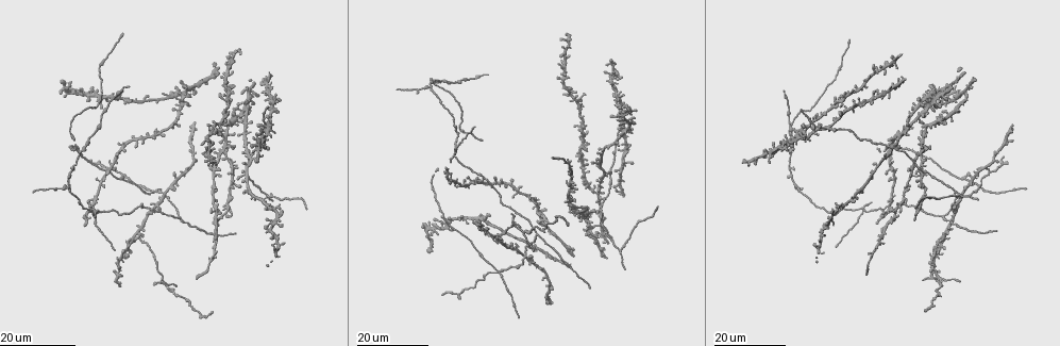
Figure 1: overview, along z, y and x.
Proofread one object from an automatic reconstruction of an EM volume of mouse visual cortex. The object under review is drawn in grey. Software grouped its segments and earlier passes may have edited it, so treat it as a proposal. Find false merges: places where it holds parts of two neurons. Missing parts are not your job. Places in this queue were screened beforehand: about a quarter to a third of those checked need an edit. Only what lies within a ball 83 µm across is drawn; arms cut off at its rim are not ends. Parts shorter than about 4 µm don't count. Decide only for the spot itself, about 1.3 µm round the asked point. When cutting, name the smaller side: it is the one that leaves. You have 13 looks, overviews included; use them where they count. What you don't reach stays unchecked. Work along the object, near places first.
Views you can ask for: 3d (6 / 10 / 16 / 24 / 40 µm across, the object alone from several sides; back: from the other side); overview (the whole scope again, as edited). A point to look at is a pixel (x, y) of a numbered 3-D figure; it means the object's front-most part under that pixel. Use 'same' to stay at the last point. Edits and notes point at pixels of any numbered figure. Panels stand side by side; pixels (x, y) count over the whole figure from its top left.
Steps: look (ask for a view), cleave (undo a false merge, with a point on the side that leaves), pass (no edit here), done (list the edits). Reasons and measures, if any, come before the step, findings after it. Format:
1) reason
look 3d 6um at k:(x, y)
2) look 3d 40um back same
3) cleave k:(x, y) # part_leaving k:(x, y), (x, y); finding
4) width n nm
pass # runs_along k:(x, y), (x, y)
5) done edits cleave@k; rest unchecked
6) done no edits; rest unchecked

thin arm on a thick one
look 3d 16um at 1:(139, 188)

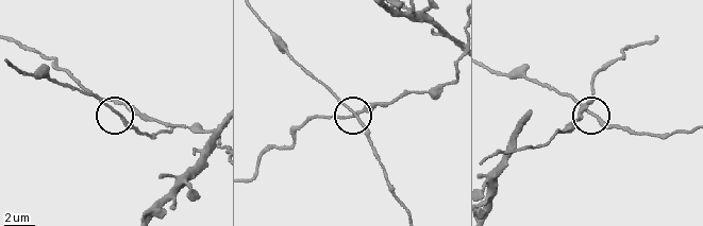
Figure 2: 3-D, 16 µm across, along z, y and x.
look 3d 6um at 2:(348, 110)

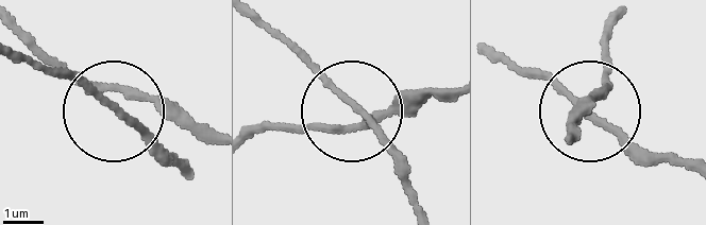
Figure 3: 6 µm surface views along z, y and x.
width 190 nm
pass # runs_along 3:(453, 90), (331, 123), (264, 123); one neuron here

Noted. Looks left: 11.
sudden change in width
look 3d 16um at 1:(501, 201)

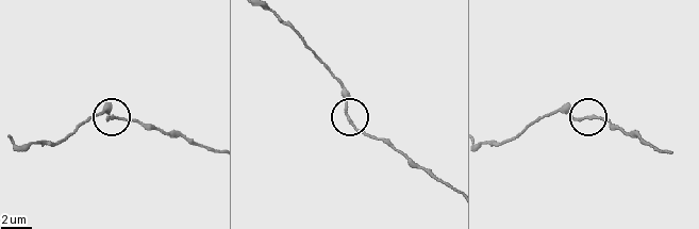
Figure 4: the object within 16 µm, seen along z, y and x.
look 3d 6um at 4:(347, 107)

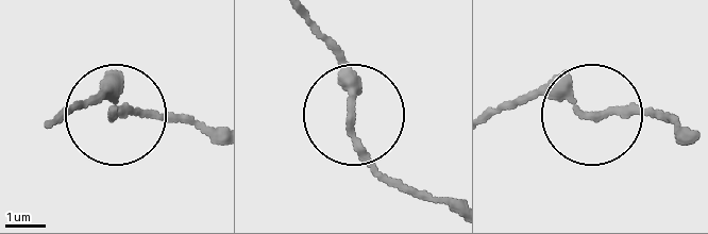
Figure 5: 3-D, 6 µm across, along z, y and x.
pass # one neuron here

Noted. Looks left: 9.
three arms meet
look 3d 16um at 1:(535, 236)

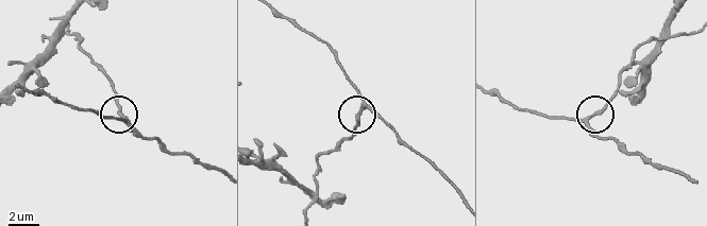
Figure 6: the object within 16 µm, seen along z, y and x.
look 3d 10um at 6:(586, 120)

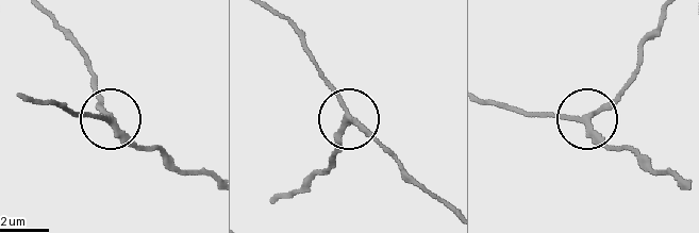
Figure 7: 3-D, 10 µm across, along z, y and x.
side_arm 24 um
pass # runs_along 7:(281, 18), (345, 110), (389, 151); all the same neuron

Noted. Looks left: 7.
look 3d 24um at 1:(135, 236)

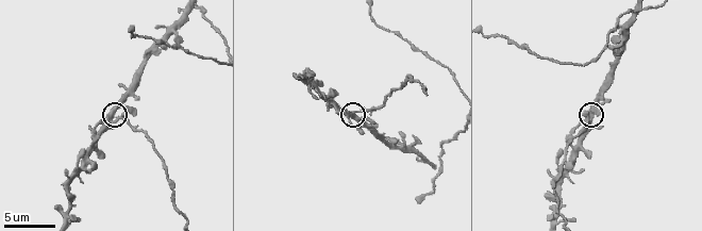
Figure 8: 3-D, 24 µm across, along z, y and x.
look 3d 10um at 8:(587, 115)

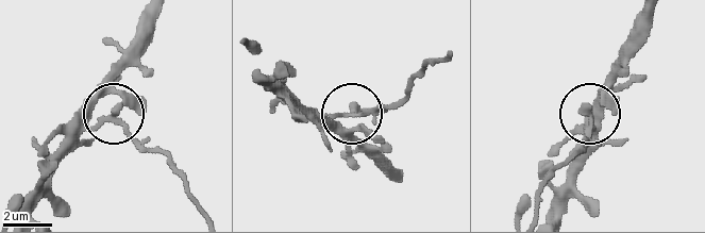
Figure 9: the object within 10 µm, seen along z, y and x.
cleave 9:(146, 139) # part_leaving 9:(115, 119), (162, 150), (201, 211); a second neuron is stuck on

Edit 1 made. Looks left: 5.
three arms meet
look 3d 16um at 1:(428, 88)

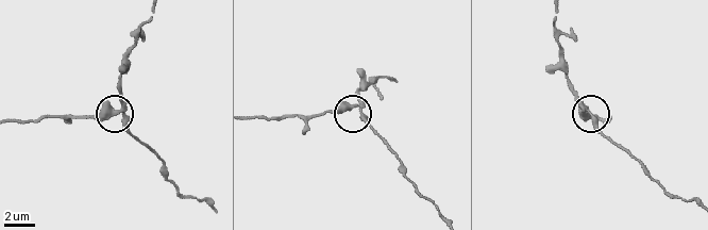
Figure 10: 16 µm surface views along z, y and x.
look 3d 10um at 10:(113, 109)

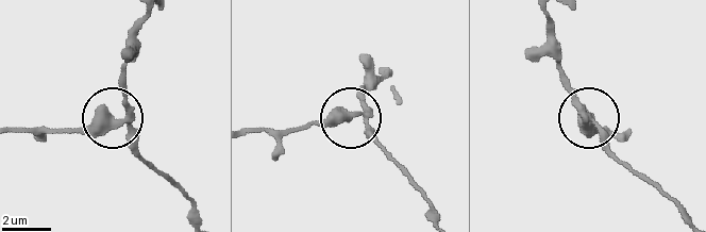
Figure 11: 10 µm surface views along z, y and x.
width 360 nm
cleave 11:(95, 126) # part_leaving 11:(128, 114), (74, 130), (14, 130); two neurons meet here

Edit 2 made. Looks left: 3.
a fork
look 3d 24um at 1:(80, 151)

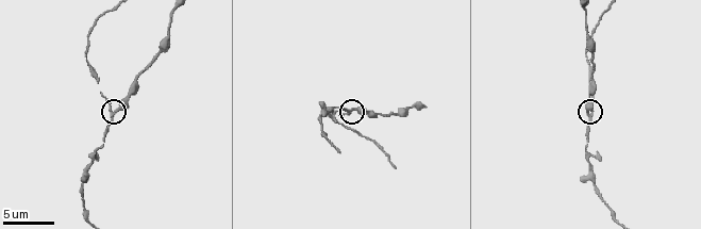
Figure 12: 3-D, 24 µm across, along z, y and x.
look 3d 10um at 12:(590, 113)

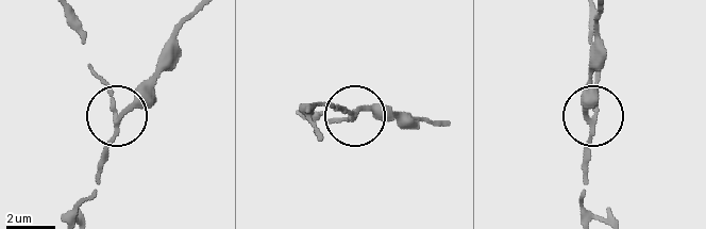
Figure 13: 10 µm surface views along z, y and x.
arms 3
cleave 13:(150, 108) # part_leaving 13:(118, 121), (173, 32), (191, 14); a second neuron is stuck on

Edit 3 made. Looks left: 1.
done edits cleave@9, cleave@11, cleave@13; rest unchecked

